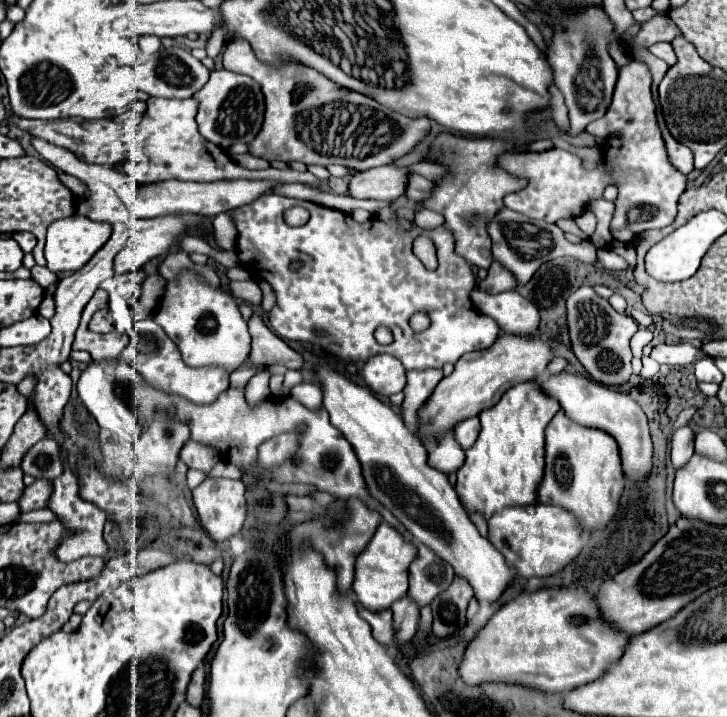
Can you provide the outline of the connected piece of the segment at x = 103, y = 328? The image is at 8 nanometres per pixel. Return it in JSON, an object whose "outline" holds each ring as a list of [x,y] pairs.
{"outline":[[[107,308],[95,312],[93,318],[91,318],[91,322],[89,322],[89,330],[91,330],[91,332],[111,332],[111,330],[113,330],[111,312],[109,312]]]}

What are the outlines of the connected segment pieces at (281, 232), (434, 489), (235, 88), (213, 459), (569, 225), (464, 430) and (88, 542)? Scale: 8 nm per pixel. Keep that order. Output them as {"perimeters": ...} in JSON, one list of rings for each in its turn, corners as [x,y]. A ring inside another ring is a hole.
{"perimeters":[[[[281,194],[261,196],[243,208],[231,210],[229,216],[233,218],[235,228],[237,228],[239,264],[251,274],[251,278],[265,280],[275,290],[277,302],[273,310],[269,312],[269,326],[283,340],[287,338],[295,342],[317,344],[327,354],[339,360],[365,362],[373,354],[391,354],[397,360],[401,360],[405,370],[429,370],[429,368],[441,370],[443,364],[447,362],[455,364],[465,352],[489,348],[499,334],[499,324],[491,316],[481,314],[471,304],[469,294],[477,288],[477,280],[475,280],[471,264],[467,264],[455,252],[455,238],[445,226],[425,230],[413,222],[411,230],[403,230],[397,224],[397,220],[383,222],[379,218],[373,218],[373,220],[369,218],[367,222],[359,224],[349,214],[343,214],[341,210],[325,208],[325,206],[297,200],[297,198],[287,198]],[[291,206],[303,206],[311,214],[305,226],[293,228],[283,220],[283,212]],[[421,234],[429,236],[433,244],[437,246],[439,268],[433,272],[429,272],[421,264],[421,260],[411,252],[413,240]],[[293,262],[301,262],[301,266],[297,270],[291,270]],[[415,312],[425,312],[431,320],[431,326],[419,334],[415,334],[409,326],[409,318]],[[379,326],[387,326],[391,330],[393,344],[389,346],[377,344],[377,340],[373,338],[373,332]],[[315,330],[325,330],[327,334],[319,336]]],[[[321,368],[317,374],[323,386],[323,406],[331,416],[331,424],[351,442],[371,496],[411,532],[415,542],[425,544],[441,560],[451,564],[455,574],[463,576],[473,586],[479,602],[499,602],[517,574],[515,568],[511,568],[501,552],[477,532],[447,476],[427,466],[425,448],[405,428],[401,416],[343,374],[331,368]]],[[[225,68],[213,70],[209,82],[195,94],[195,98],[199,100],[197,124],[199,124],[201,136],[205,136],[205,140],[217,144],[223,150],[227,150],[237,142],[249,144],[263,126],[265,98],[259,84],[249,76],[235,74]]],[[[185,442],[181,452],[179,452],[179,458],[187,464],[187,468],[195,468],[195,470],[201,470],[201,472],[211,472],[211,468],[217,464],[219,456],[213,448],[209,446],[203,446],[203,444],[197,444],[197,442]]],[[[559,220],[557,226],[559,226],[563,232],[571,232],[571,234],[577,235],[581,240],[589,240],[589,237],[577,228],[575,220]]],[[[477,416],[467,418],[467,420],[463,420],[463,422],[459,422],[459,424],[455,426],[455,440],[461,444],[463,450],[467,450],[467,448],[471,448],[473,442],[477,440],[479,430],[481,430],[479,418],[477,418]]],[[[67,468],[59,478],[53,480],[53,494],[49,500],[49,508],[61,516],[61,522],[69,528],[69,536],[61,542],[61,546],[57,548],[57,556],[59,560],[71,562],[77,560],[79,556],[99,556],[99,558],[115,558],[115,556],[123,556],[127,554],[125,548],[121,550],[111,550],[105,540],[103,540],[103,522],[107,518],[107,514],[101,508],[95,508],[91,502],[81,500],[79,496],[79,480],[73,476],[73,472]]]]}

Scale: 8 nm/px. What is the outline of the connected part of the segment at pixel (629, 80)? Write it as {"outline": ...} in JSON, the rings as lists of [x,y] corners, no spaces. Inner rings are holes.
{"outline":[[[633,60],[619,70],[613,102],[603,118],[587,126],[587,132],[607,138],[601,150],[619,180],[619,198],[615,202],[611,230],[629,228],[639,234],[649,228],[669,226],[677,216],[677,200],[687,188],[687,176],[669,162],[651,98],[651,72],[645,64]]]}

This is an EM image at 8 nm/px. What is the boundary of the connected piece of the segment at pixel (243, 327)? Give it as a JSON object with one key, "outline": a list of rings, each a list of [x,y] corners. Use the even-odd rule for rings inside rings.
{"outline":[[[183,272],[177,280],[167,282],[161,308],[155,314],[155,322],[177,344],[183,360],[189,366],[221,366],[229,372],[247,362],[251,352],[251,336],[247,322],[243,322],[237,302],[221,288],[211,288],[195,272]]]}

